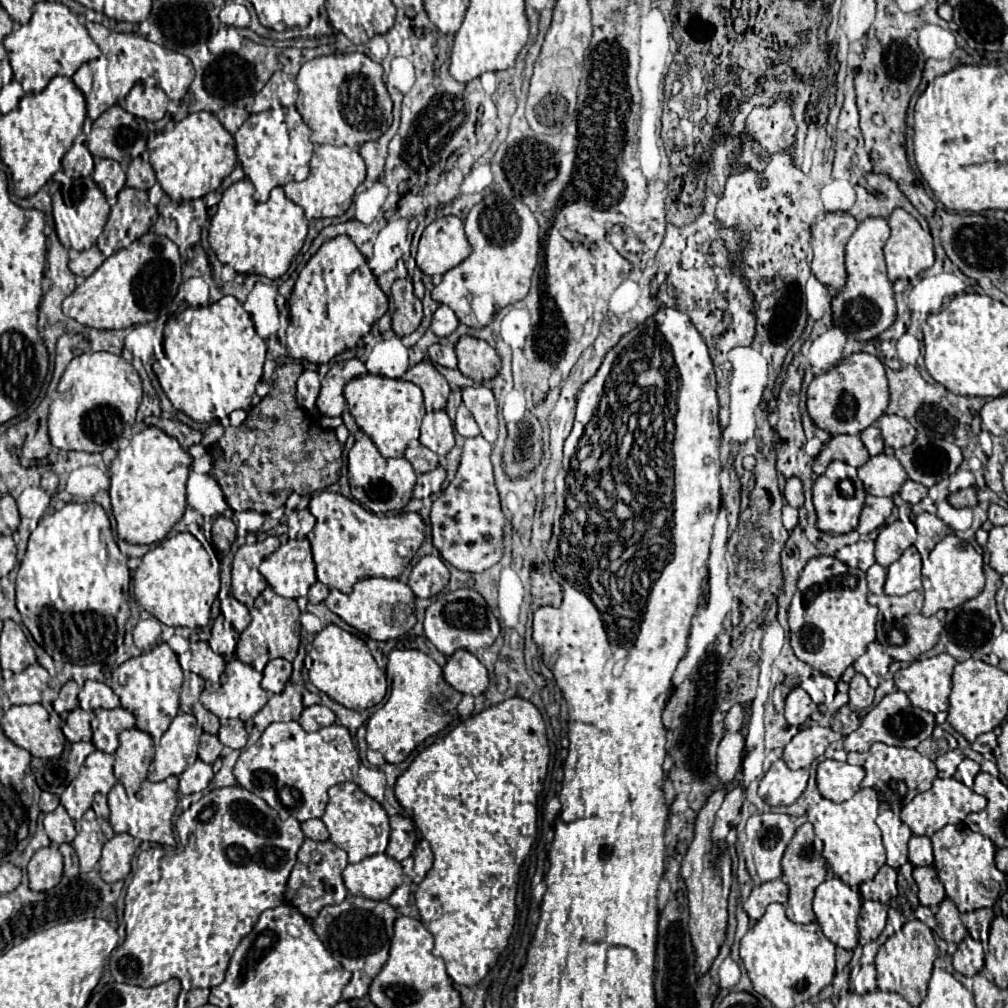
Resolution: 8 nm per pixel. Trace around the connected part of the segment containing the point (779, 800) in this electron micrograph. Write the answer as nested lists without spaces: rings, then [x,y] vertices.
[[[778,759],[776,763],[772,763],[768,773],[762,777],[758,795],[768,805],[774,805],[774,807],[792,805],[806,789],[806,781],[808,781],[806,769],[792,771],[786,767],[786,763],[782,759]]]

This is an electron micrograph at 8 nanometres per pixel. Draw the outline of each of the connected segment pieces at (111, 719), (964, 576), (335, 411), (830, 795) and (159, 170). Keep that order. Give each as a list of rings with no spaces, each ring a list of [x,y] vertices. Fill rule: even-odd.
[[[124,707],[116,709],[96,709],[92,719],[92,743],[104,753],[114,753],[118,749],[118,735],[124,729],[132,729],[136,723],[134,715]]]
[[[954,533],[946,535],[932,551],[930,557],[922,564],[922,585],[924,589],[924,607],[922,615],[930,617],[938,609],[954,609],[968,599],[976,597],[984,589],[984,573],[982,573],[982,555],[964,539]]]
[[[348,359],[348,361],[340,361],[334,363],[330,367],[330,371],[326,373],[326,377],[322,379],[322,387],[320,387],[320,395],[316,401],[316,407],[322,415],[328,417],[336,417],[342,415],[344,407],[346,407],[346,399],[344,399],[344,385],[360,375],[366,375],[366,367],[360,359]]]
[[[826,759],[818,763],[816,785],[822,797],[834,803],[842,803],[842,801],[848,801],[860,789],[860,781],[864,779],[864,775],[866,773],[862,767]]]
[[[206,111],[190,113],[186,119],[176,123],[172,131],[156,133],[150,137],[148,153],[150,165],[156,171],[156,179],[172,201],[198,199],[218,189],[222,179],[234,171],[234,165],[238,161],[234,137],[222,127],[214,113]]]

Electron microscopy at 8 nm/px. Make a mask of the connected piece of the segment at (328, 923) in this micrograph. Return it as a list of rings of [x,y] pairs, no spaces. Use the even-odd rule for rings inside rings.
[[[348,895],[340,905],[328,905],[324,907],[316,921],[312,921],[312,927],[324,947],[332,953],[336,961],[342,963],[344,969],[352,973],[350,983],[342,991],[342,999],[362,999],[368,993],[370,981],[378,975],[378,969],[388,961],[388,949],[390,939],[394,933],[394,921],[398,919],[398,911],[388,905],[386,901],[372,901],[366,897],[354,897]]]

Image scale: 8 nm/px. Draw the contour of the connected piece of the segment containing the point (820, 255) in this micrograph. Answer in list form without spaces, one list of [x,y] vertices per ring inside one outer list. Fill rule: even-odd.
[[[824,213],[810,227],[812,263],[810,269],[818,281],[822,281],[830,291],[838,293],[846,283],[844,269],[844,247],[858,221],[850,213]]]

